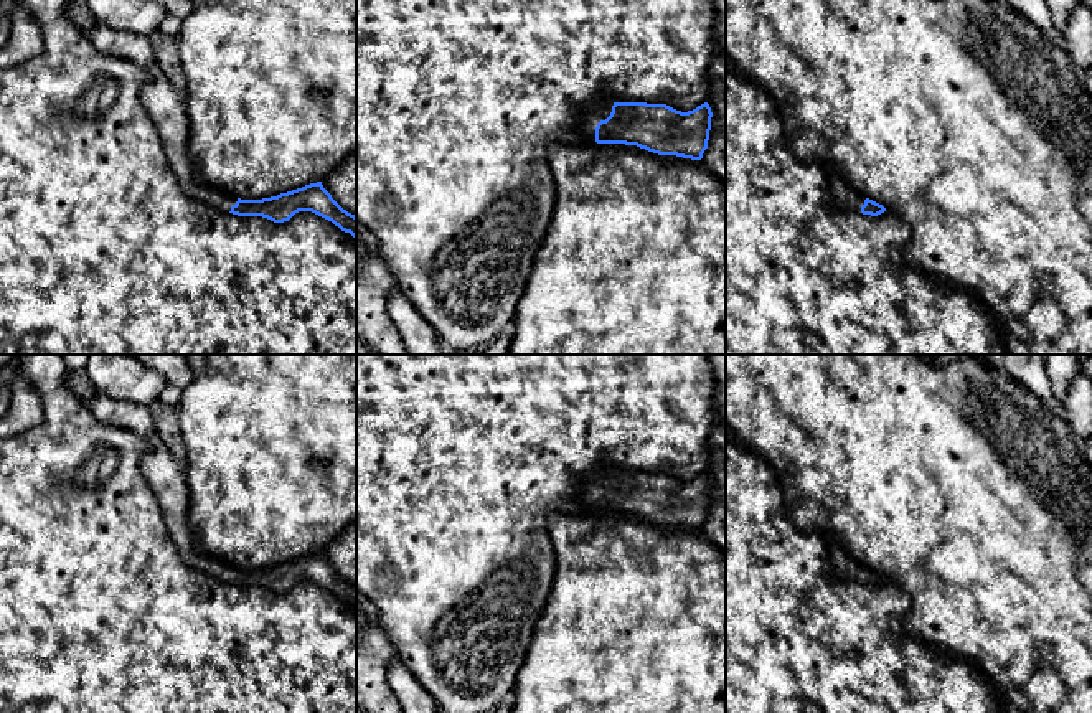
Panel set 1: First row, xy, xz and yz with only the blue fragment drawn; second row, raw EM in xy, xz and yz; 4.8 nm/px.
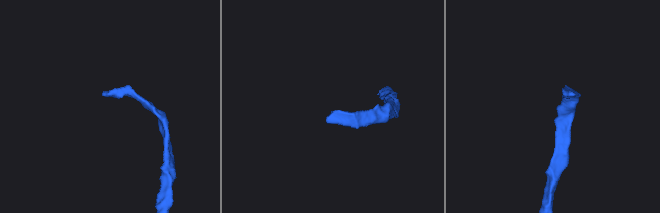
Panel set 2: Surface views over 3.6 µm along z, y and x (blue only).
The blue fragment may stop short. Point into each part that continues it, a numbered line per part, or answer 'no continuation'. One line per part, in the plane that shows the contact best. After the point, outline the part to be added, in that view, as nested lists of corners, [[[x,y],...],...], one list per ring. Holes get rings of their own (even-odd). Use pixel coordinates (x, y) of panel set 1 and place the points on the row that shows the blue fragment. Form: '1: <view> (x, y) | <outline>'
1: xz (597, 109) | [[[597,97],[589,101],[582,107],[582,119],[579,124],[579,130],[584,139],[589,142],[595,142],[595,127],[600,120],[605,120],[612,112],[614,102],[604,97]]]

